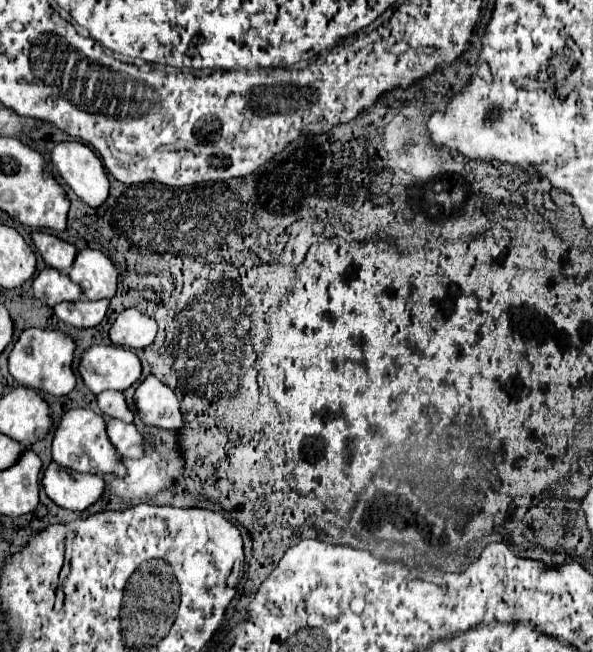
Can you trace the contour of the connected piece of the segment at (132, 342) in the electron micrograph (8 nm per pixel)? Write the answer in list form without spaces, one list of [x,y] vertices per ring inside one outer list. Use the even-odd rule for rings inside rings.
[[[126,309],[110,327],[110,339],[114,345],[128,349],[144,349],[156,337],[156,321],[142,315],[138,309]]]

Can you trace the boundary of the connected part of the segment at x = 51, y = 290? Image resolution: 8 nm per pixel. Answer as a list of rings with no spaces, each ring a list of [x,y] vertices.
[[[46,267],[36,275],[36,279],[32,281],[32,293],[36,299],[40,299],[50,307],[62,301],[76,301],[82,297],[80,287],[72,283],[68,275],[52,267]]]

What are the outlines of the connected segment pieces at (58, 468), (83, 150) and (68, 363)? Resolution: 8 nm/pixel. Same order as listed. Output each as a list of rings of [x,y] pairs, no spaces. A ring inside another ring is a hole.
[[[54,461],[44,471],[42,485],[46,489],[46,495],[56,505],[72,509],[72,511],[84,511],[104,491],[102,476],[62,469],[62,465]]]
[[[60,141],[50,153],[52,165],[60,173],[60,177],[70,185],[70,189],[88,205],[102,205],[108,197],[108,175],[102,169],[102,161],[92,153],[92,149],[80,141]]]
[[[26,329],[20,333],[14,349],[8,355],[8,371],[22,387],[50,395],[68,395],[76,385],[76,377],[72,373],[74,347],[74,341],[62,331]]]

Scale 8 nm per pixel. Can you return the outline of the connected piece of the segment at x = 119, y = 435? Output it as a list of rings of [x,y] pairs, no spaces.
[[[110,419],[106,425],[106,431],[118,455],[122,455],[124,459],[142,457],[142,435],[136,431],[134,425],[122,423],[118,419]]]

